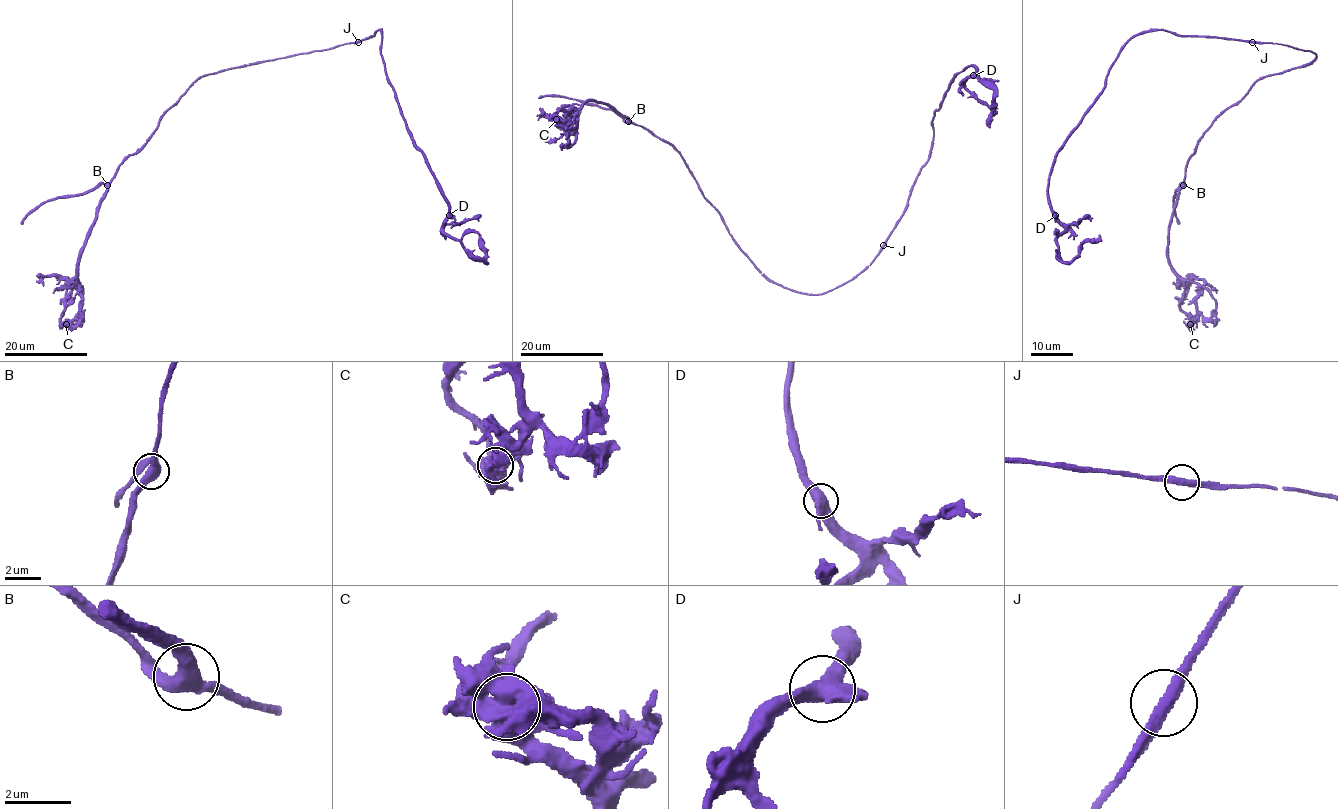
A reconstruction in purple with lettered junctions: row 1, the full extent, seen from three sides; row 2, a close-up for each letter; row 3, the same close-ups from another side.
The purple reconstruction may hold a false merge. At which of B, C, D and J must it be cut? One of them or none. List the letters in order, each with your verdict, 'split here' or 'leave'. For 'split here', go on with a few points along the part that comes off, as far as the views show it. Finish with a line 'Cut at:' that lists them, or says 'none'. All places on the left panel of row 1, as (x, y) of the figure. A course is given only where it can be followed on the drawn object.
B: leave
C: split here; foreign part runs (66, 324), (78, 313), (82, 299), (79, 290), (66, 278), (69, 302), (64, 304)
D: leave
J: leave
Cut at: C

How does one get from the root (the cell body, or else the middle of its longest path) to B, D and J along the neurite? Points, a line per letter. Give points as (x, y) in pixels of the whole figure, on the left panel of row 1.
B: (337, 46), (257, 61), (200, 77), (167, 109), (150, 139), (124, 160), (107, 185)
D: (337, 46), (359, 42), (380, 30), (380, 51), (388, 83), (415, 145), (441, 189), (448, 215)
J: (337, 46), (358, 42)

